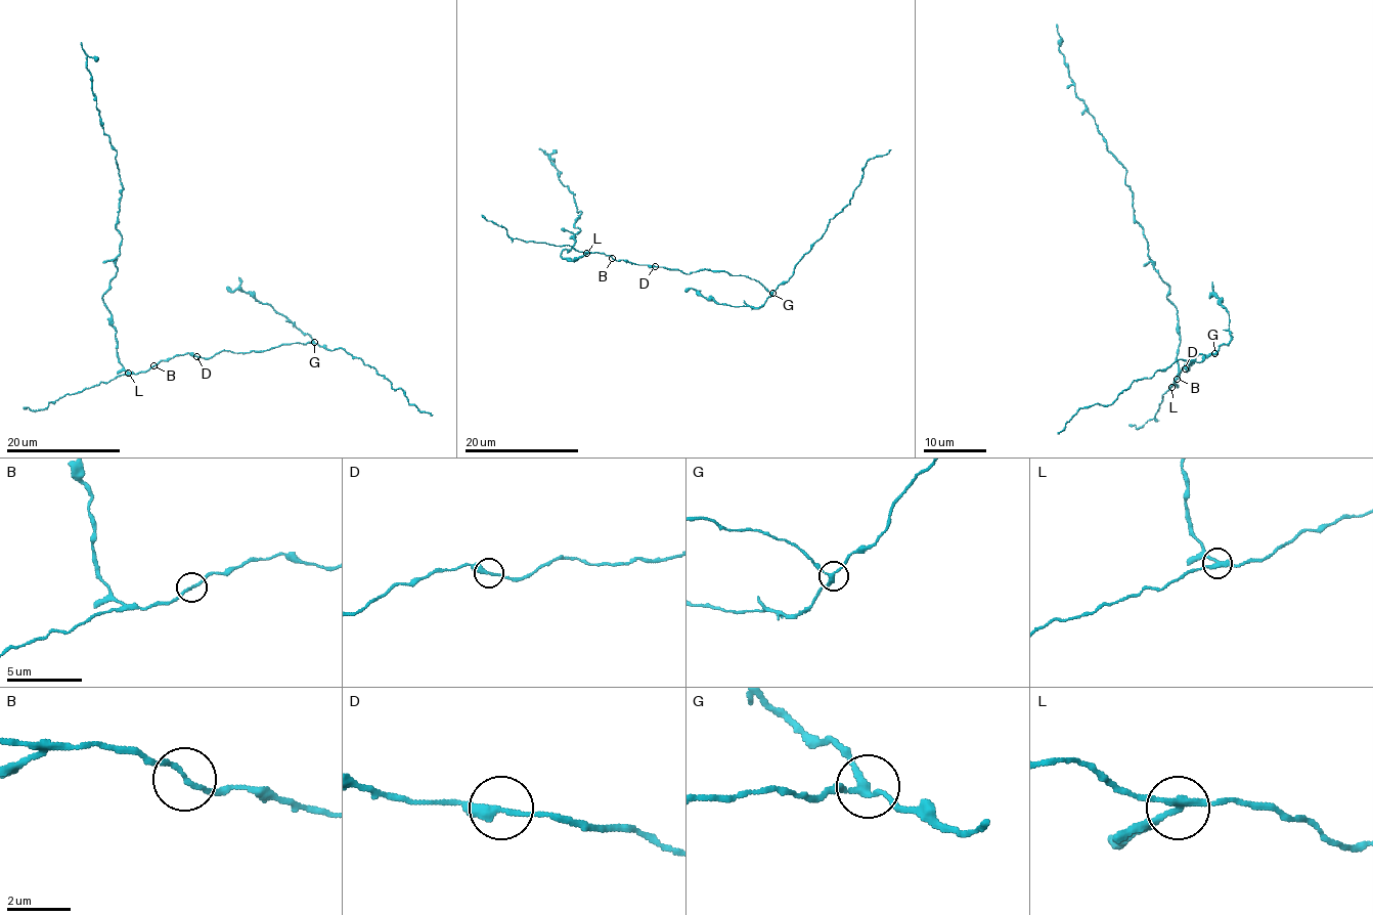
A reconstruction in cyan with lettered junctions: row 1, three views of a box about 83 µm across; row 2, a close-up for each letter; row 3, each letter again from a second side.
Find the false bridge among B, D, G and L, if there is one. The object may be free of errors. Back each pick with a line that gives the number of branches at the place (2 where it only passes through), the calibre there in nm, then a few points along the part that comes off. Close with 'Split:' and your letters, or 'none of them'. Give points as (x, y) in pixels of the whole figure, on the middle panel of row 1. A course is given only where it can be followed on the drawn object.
L: Branches: 3. Thickness 220 nm. Course of the part to remove: (586, 253), (573, 261), (562, 257), (575, 243), (580, 212), (575, 194), (539, 147)
Split: L

